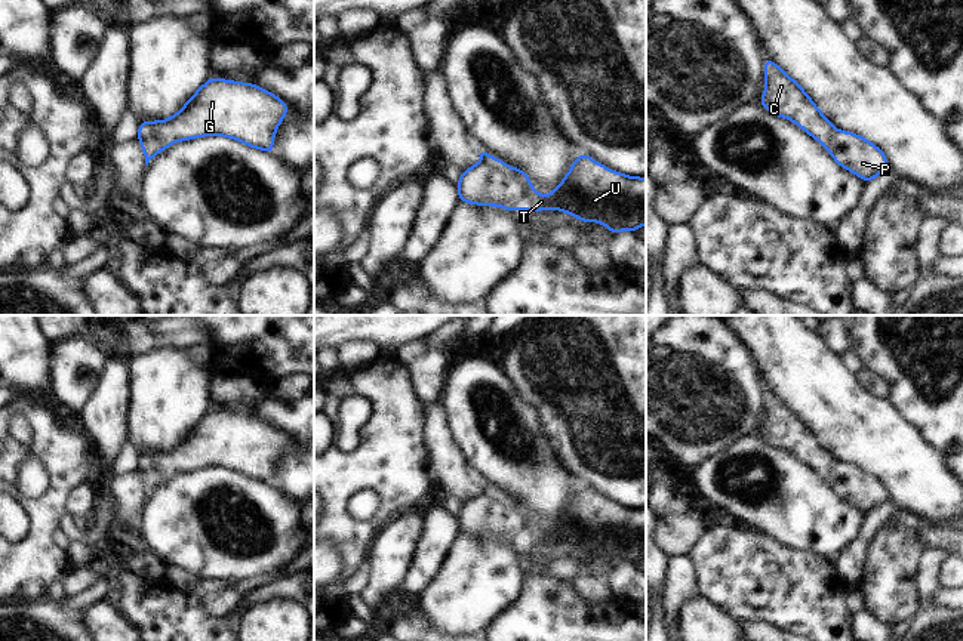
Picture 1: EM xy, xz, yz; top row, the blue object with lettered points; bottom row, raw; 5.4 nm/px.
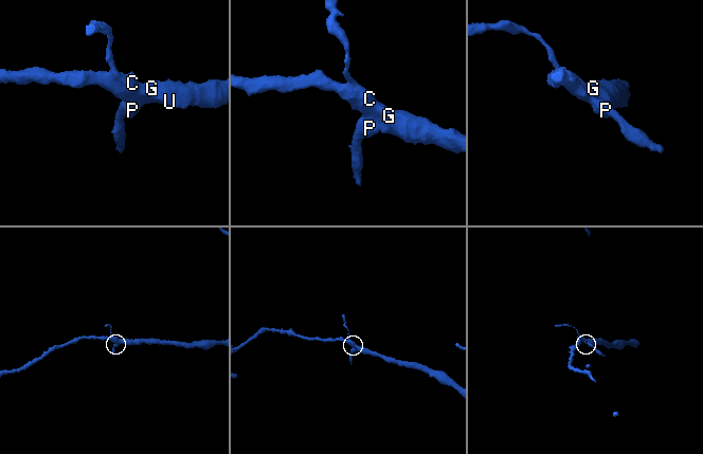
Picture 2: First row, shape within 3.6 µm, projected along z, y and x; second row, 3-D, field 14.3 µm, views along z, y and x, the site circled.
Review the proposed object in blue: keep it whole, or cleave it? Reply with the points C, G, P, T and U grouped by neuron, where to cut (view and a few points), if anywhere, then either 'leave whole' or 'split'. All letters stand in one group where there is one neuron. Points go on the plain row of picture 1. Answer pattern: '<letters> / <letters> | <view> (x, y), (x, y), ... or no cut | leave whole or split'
C G P T U | no cut | leave whole

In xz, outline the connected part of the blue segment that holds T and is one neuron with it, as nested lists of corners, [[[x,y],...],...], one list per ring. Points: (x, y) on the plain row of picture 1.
[[[479,481],[482,493],[467,500],[458,518],[459,531],[480,537],[501,537],[505,542],[517,543],[522,537],[527,543],[539,543],[542,540],[557,540],[572,548],[590,554],[606,557],[612,567],[622,561],[636,564],[640,557],[646,557],[646,511],[639,508],[627,508],[613,503],[603,496],[594,493],[587,486],[581,486],[572,496],[563,514],[556,523],[542,527],[533,523],[533,517],[527,511],[527,505],[510,499],[499,490]]]

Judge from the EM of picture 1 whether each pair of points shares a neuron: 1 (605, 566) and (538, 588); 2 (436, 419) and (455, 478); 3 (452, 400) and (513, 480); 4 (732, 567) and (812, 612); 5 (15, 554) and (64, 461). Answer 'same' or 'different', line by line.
1: different
2: same
3: same
4: same
5: same

